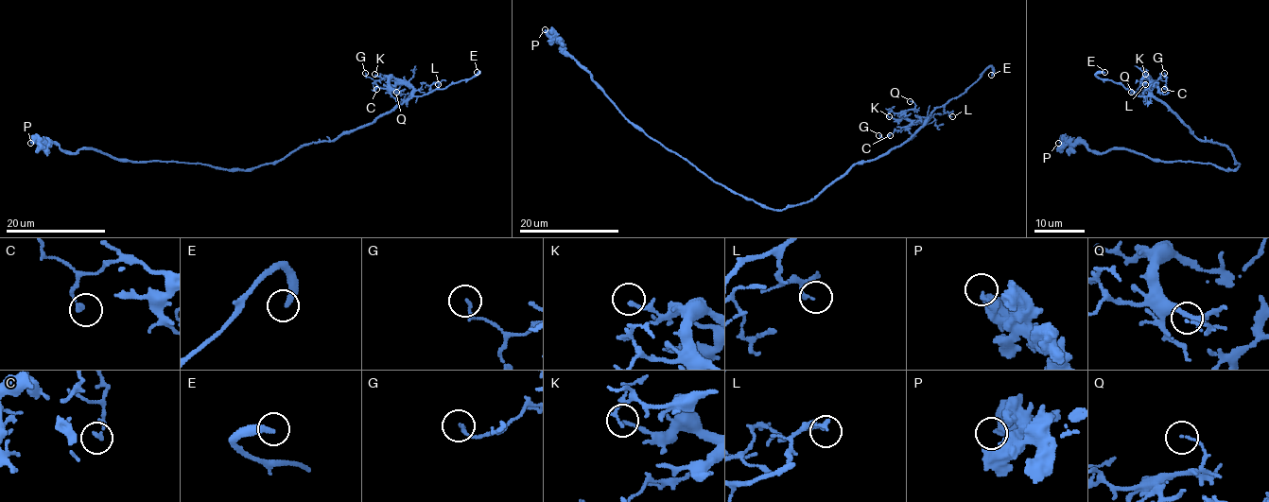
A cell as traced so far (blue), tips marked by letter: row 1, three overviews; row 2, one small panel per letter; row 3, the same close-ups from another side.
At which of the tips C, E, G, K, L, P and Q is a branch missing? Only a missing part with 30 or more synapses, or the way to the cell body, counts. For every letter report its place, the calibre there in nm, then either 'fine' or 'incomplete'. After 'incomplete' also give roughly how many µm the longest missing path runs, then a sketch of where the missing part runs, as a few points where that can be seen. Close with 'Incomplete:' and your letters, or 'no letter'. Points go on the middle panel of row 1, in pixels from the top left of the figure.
C: (890, 135) | 160 nm | fine
E: (991, 75) | 320 nm | incomplete | 3 µm
G: (878, 135) | 130 nm | fine
K: (889, 116) | 110 nm | fine
L: (952, 116) | 180 nm | fine
P: (545, 29) | 360 nm | fine
Q: (910, 101) | 90 nm | fine
Incomplete: E

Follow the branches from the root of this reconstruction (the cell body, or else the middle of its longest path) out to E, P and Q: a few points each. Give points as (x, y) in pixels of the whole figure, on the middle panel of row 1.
E: (772, 208), (804, 203), (856, 164), (887, 153), (990, 66), (991, 75)
P: (772, 208), (746, 199), (714, 182), (635, 128), (592, 77), (545, 29)
Q: (772, 208), (804, 203), (856, 164), (906, 143), (926, 121), (906, 117), (904, 112), (914, 108), (910, 101)

